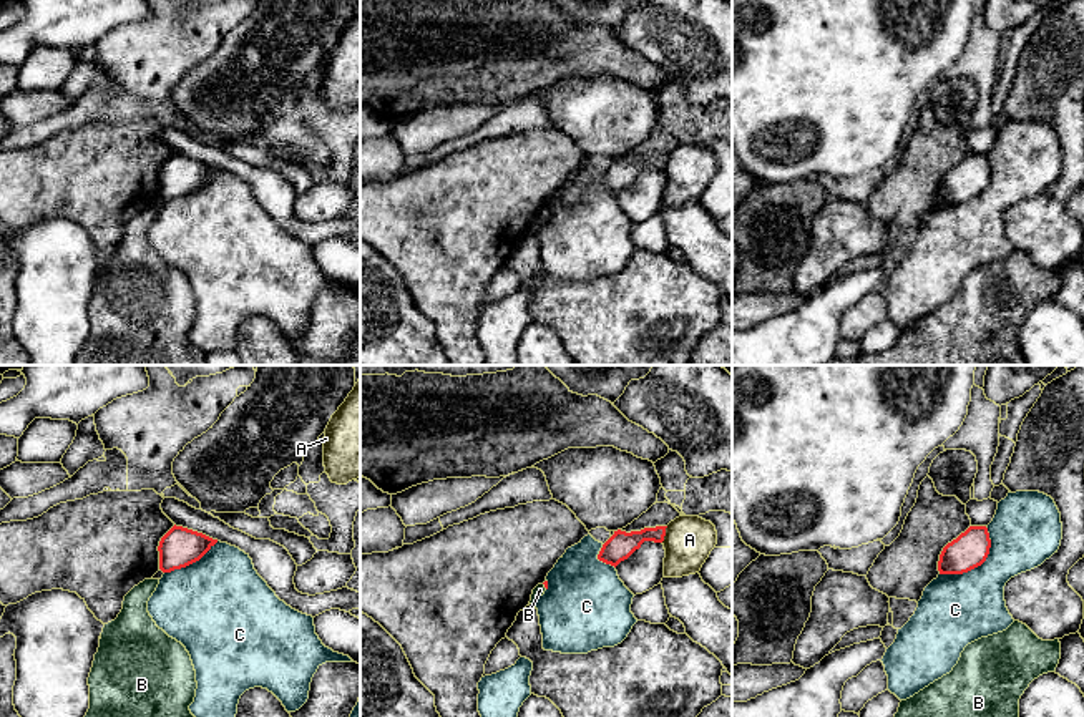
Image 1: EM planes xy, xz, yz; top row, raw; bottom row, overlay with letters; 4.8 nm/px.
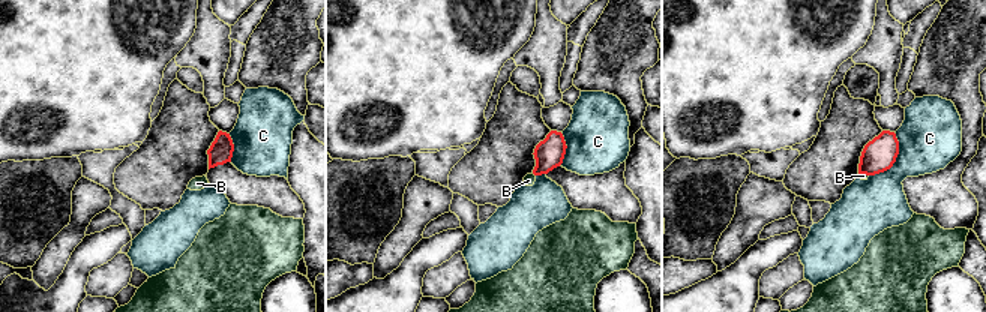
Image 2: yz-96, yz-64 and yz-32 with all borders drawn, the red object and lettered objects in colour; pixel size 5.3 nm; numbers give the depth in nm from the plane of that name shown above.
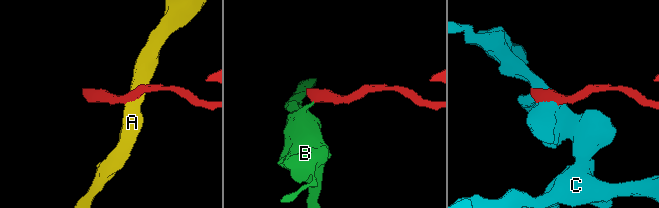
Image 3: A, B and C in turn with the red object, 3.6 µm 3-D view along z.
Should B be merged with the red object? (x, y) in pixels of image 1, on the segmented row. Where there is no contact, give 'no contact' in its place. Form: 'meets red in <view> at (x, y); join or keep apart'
meets red in xz at (545, 586); keep apart

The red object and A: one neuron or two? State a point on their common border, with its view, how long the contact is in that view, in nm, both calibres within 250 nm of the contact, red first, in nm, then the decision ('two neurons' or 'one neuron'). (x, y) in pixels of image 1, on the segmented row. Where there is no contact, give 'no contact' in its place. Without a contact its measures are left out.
meets red in xz at (664, 535); contact 90 nm long; 140 nm thick on the red side, 240 nm on the other; two neurons

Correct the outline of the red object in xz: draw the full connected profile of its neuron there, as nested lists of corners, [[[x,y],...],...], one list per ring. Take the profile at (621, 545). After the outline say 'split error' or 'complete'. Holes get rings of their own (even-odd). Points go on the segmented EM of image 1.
[[[667,526],[644,528],[641,531],[614,531],[614,534],[603,544],[598,559],[618,566],[627,559],[644,541],[662,543]]]; complete

